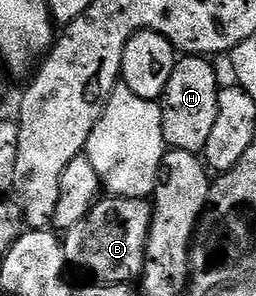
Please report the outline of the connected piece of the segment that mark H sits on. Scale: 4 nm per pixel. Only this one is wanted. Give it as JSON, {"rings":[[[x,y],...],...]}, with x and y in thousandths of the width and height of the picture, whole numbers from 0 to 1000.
{"rings":[[[711,189],[648,257],[648,294],[625,334],[633,429],[652,497],[785,524],[813,486],[813,456],[844,422],[859,274],[816,193]]]}

